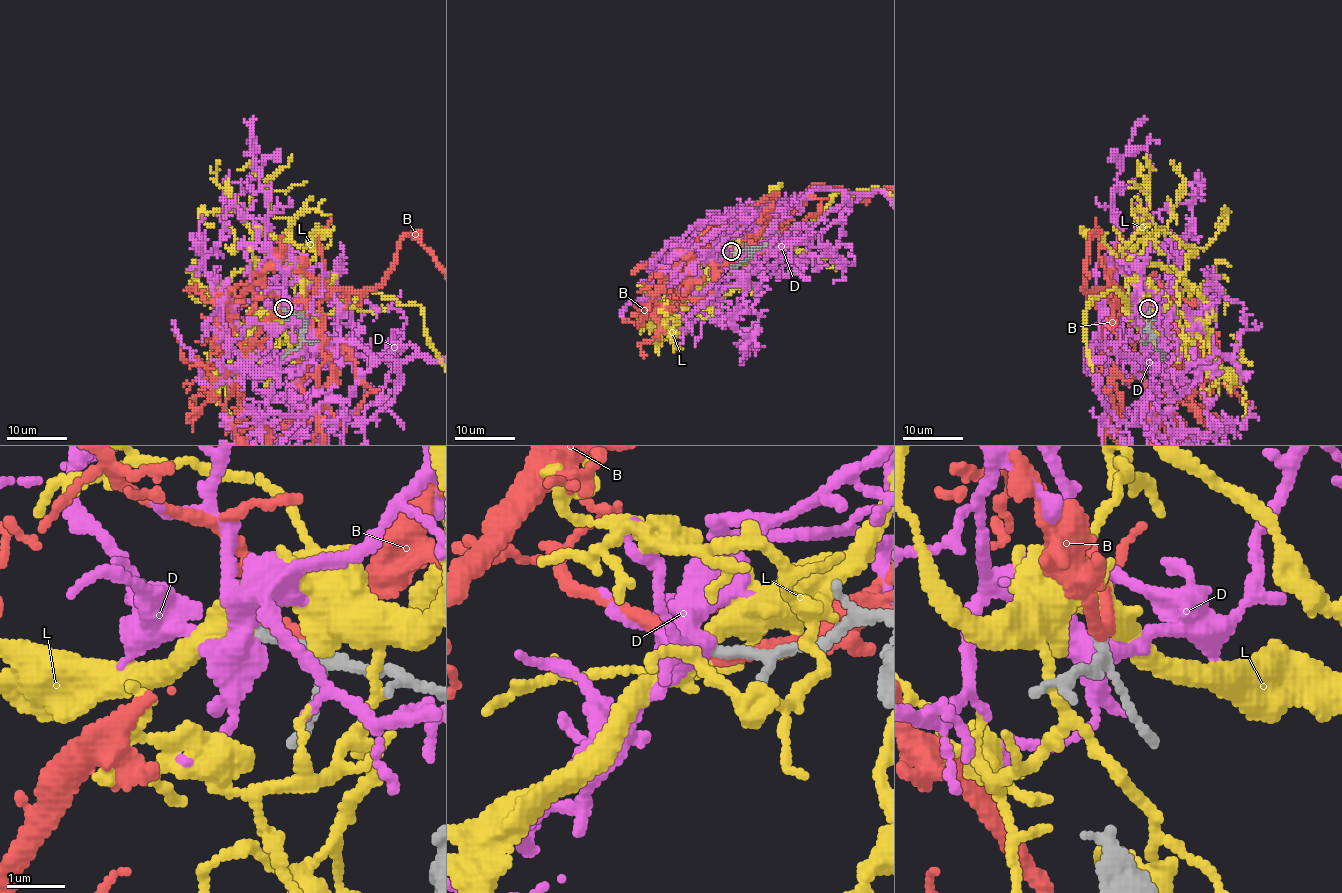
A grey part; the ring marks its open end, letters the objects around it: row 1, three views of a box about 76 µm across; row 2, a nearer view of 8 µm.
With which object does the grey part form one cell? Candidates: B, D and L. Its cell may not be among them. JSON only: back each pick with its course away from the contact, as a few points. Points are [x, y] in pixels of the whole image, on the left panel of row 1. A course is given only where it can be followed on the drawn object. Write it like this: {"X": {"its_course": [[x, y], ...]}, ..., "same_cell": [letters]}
{"same_cell": []}

